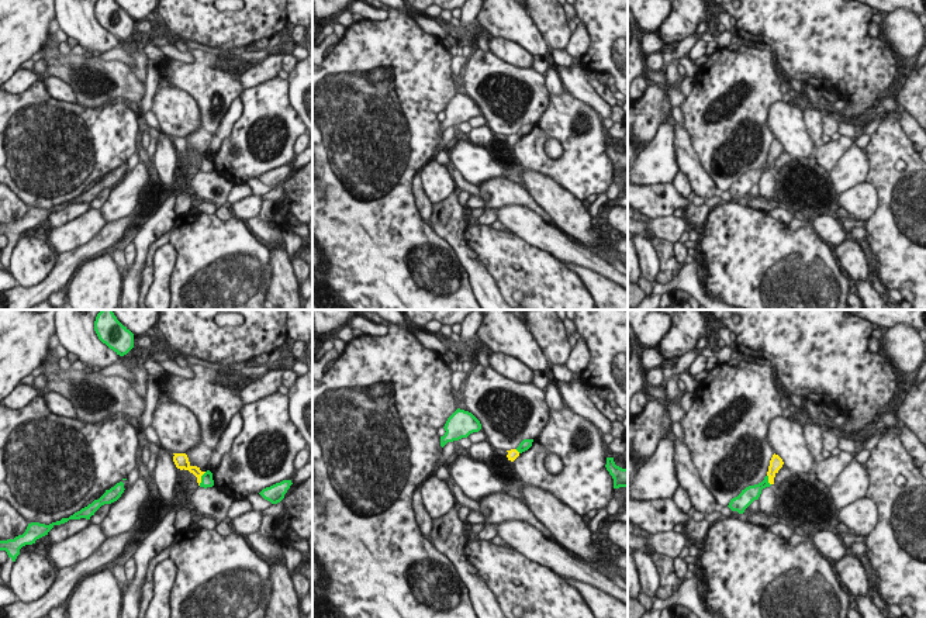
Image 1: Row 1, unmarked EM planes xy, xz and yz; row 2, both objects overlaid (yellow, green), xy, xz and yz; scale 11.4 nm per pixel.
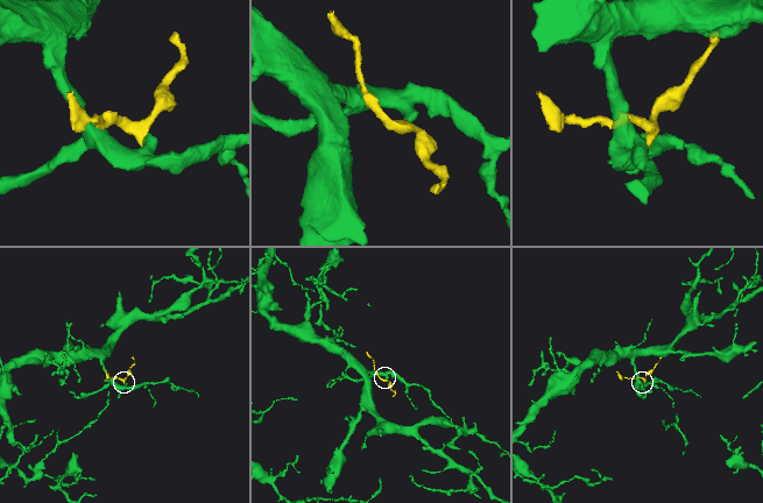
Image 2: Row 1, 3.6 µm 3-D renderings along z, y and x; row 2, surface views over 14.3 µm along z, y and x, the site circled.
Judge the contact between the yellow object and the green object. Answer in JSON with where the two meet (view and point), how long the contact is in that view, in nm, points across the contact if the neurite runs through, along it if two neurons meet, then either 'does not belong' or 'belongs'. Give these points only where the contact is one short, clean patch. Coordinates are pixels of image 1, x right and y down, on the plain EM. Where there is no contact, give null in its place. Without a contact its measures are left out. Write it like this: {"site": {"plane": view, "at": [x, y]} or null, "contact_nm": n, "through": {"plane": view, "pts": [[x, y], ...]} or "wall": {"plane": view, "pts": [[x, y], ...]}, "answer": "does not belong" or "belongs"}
{"site": {"plane": "xy", "at": [200, 164]}, "contact_nm": 180, "wall": {"plane": "xy", "pts": [[206, 156], [199, 169]]}, "answer": "does not belong"}

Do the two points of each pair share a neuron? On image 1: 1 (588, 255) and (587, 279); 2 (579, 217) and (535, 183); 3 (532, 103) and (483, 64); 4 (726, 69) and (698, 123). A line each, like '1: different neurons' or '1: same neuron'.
1: different neurons
2: same neuron
3: same neuron
4: same neuron

